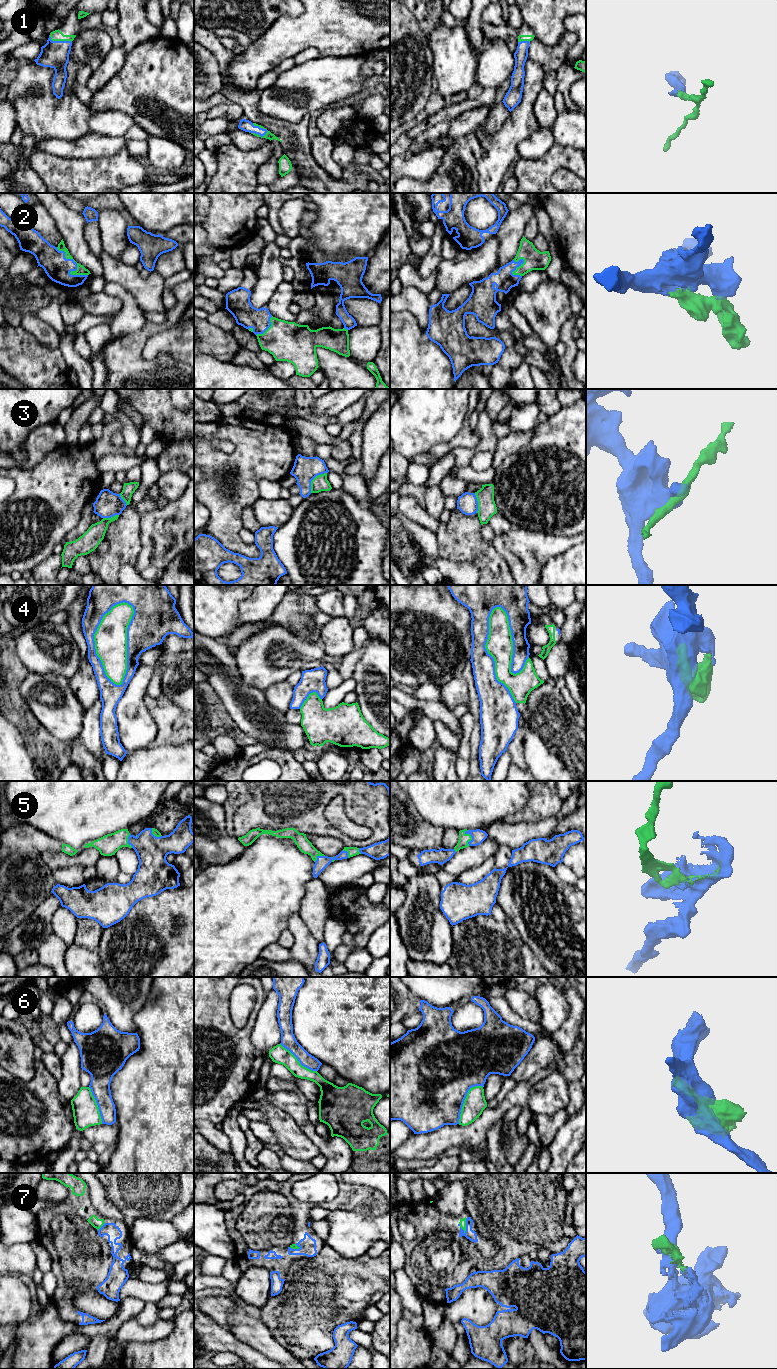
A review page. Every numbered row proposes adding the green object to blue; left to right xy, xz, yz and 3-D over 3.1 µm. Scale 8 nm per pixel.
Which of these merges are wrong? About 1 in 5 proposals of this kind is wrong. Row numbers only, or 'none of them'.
3, 6

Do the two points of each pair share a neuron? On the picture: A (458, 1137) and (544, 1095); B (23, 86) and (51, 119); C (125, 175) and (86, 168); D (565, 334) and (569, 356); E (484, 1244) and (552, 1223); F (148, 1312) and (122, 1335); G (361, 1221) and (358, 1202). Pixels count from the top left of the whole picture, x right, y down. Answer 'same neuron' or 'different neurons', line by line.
A: different neurons
B: same neuron
C: same neuron
D: same neuron
E: different neurons
F: different neurons
G: different neurons

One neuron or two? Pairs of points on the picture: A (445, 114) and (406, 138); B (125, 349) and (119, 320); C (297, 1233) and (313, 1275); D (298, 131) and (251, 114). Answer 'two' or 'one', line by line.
A: one
B: two
C: two
D: one

